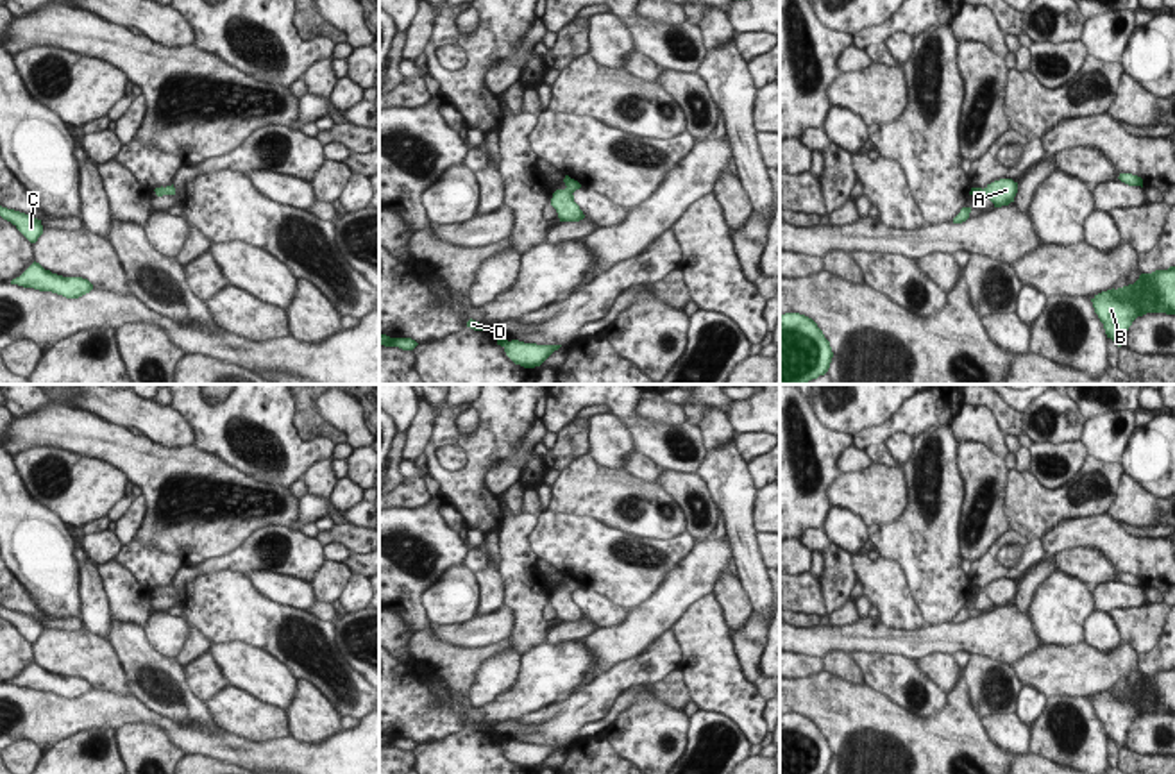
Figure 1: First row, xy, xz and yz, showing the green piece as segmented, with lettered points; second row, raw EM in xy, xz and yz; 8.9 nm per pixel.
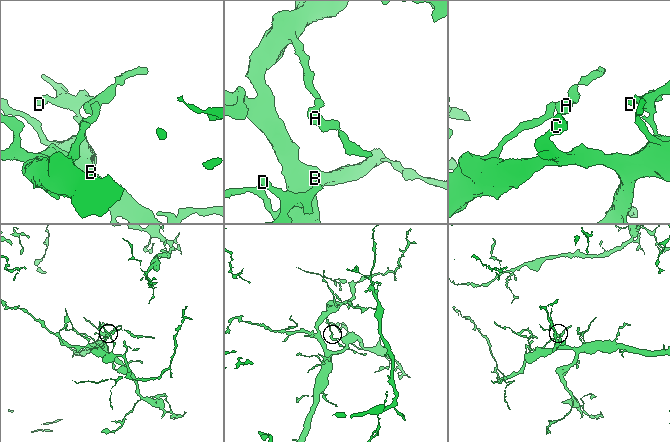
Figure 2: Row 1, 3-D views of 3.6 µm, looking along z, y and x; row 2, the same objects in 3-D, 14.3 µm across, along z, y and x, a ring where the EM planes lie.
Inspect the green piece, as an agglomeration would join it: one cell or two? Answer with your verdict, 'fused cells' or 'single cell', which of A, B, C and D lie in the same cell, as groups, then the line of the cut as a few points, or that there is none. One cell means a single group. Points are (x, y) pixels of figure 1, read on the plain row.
single cell | A B C D | no cut

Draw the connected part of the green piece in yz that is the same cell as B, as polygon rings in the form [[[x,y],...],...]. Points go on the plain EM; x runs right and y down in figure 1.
[[[1175,667],[1141,674],[1134,685],[1102,692],[1091,702],[1107,738],[1121,747],[1137,717],[1146,713],[1175,715]]]

